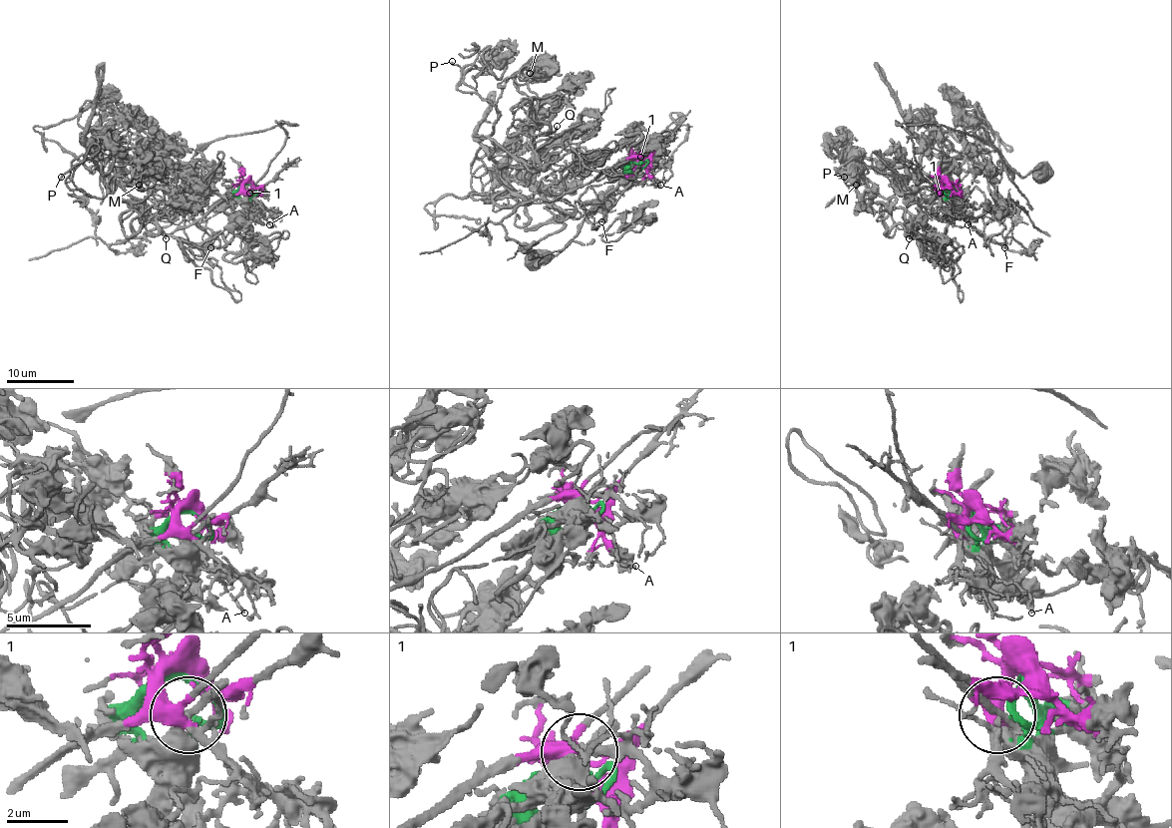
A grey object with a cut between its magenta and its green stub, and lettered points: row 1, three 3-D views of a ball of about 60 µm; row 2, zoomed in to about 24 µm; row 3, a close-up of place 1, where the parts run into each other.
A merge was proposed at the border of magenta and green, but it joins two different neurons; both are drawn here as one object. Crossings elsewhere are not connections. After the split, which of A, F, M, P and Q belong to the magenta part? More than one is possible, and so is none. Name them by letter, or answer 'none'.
A

